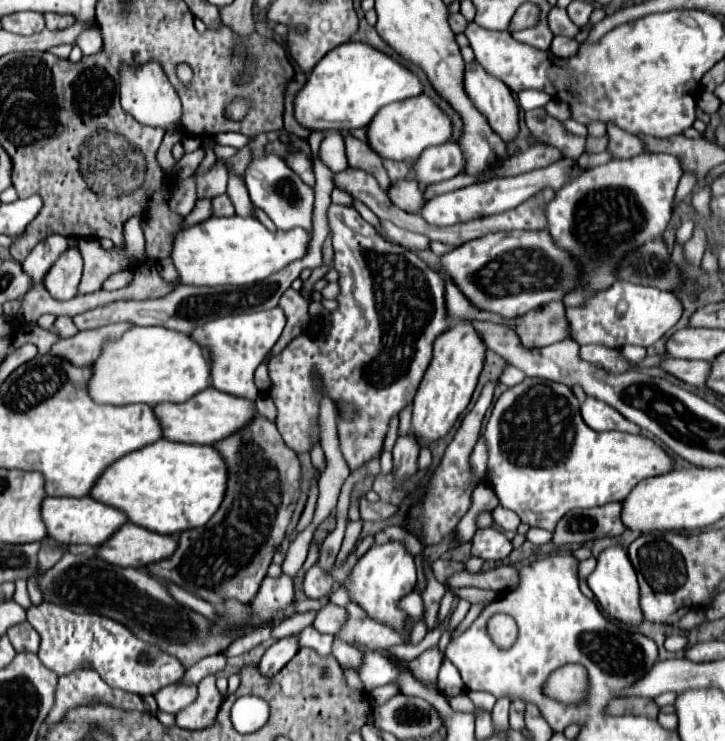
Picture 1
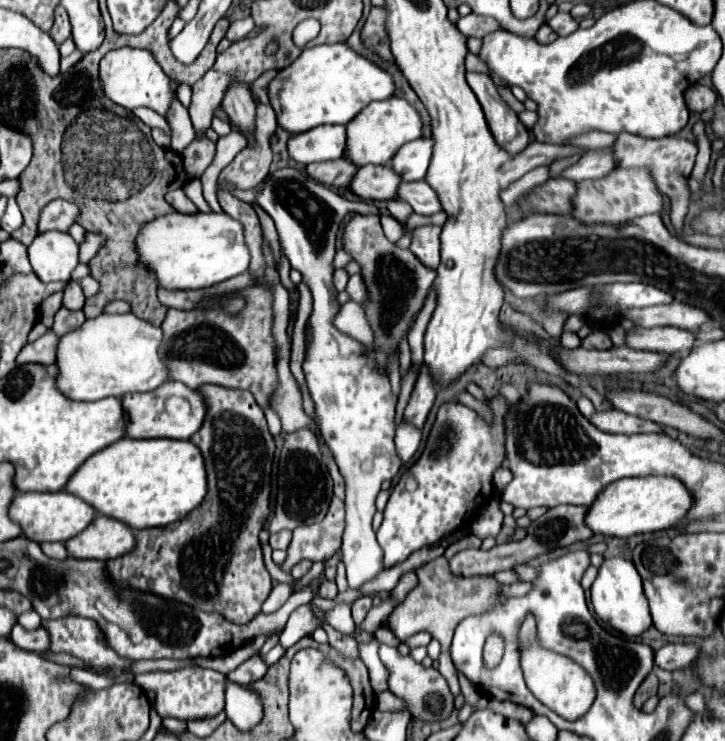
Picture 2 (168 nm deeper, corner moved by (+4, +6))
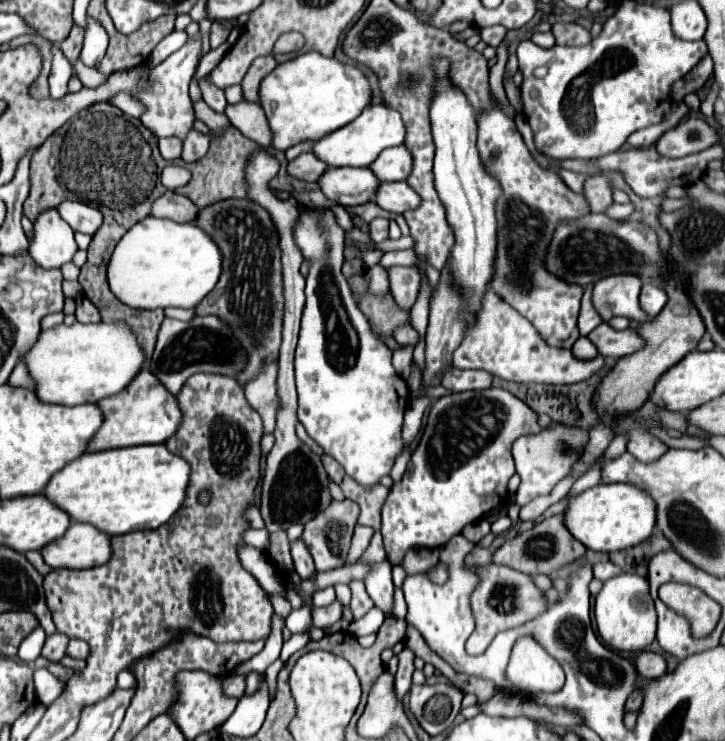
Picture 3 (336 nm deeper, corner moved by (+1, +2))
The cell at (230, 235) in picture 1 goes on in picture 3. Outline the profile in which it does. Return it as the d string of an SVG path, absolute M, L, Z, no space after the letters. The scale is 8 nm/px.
M148 216L118 242L110 266L110 290L132 308L194 308L212 292L222 274L222 252L196 224L180 224L168 218Z

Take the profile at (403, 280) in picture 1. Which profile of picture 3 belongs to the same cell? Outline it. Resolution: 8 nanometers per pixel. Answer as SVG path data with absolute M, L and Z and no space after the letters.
M374 218L368 224L368 228L370 228L370 238L374 242L382 242L389 237L389 220L386 220L386 218Z

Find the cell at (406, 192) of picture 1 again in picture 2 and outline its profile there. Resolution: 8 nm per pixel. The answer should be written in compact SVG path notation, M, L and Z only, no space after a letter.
M365 164L357 170L357 176L353 176L353 182L347 188L361 200L387 202L397 194L399 182L401 178L391 170L389 164L385 166Z

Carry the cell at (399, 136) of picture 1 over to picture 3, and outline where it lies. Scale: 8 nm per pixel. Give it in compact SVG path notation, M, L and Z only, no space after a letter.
M372 104L372 106L368 106L368 110L364 110L364 114L360 114L360 118L356 118L342 130L336 130L336 132L324 136L322 140L318 140L314 146L314 154L318 158L326 160L332 168L370 166L380 156L382 150L404 144L404 138L406 138L406 128L404 128L404 120L402 120L400 112L396 112L384 104Z

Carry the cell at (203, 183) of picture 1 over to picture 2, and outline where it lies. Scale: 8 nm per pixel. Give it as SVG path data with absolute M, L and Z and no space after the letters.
M201 136L195 138L181 154L183 154L185 170L193 176L201 176L215 158L215 144L207 136Z

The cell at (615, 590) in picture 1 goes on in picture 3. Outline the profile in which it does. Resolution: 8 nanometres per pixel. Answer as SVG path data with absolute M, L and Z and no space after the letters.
M622 572L606 580L594 600L594 618L602 640L612 648L624 652L644 650L656 638L656 610L648 594L646 578L632 572Z

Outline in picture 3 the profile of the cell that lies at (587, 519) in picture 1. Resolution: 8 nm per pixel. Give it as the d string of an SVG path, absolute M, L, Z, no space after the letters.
M564 512L556 514L540 524L536 524L534 528L518 534L516 538L504 542L492 556L494 564L502 564L508 566L512 570L524 572L524 574L550 574L554 570L558 570L560 566L574 562L576 558L580 558L586 552L586 546L582 542L578 542L570 530L564 524Z

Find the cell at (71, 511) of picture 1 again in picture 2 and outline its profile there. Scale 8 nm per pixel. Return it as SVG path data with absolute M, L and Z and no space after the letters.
M17 492L13 502L9 504L9 518L21 526L21 532L25 538L41 544L41 542L65 542L79 534L89 522L93 520L95 510L87 506L81 498L67 494L67 492L41 492L41 494L29 494L29 492Z

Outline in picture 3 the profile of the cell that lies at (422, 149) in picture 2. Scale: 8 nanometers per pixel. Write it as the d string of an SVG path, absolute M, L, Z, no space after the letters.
M394 146L390 150L384 150L384 154L376 158L376 164L372 164L372 172L380 178L380 182L400 182L408 180L412 166L412 152L406 146Z

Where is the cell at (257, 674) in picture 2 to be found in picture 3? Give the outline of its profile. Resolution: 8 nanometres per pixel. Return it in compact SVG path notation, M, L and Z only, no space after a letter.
M228 674L224 680L224 692L228 696L240 698L246 692L246 676L242 674Z

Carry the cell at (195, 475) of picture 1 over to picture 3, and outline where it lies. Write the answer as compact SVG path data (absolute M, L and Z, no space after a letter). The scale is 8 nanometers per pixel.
M164 444L88 452L84 454L84 458L78 458L76 462L60 470L60 474L52 478L44 494L48 494L48 498L52 498L56 506L64 506L64 510L68 510L68 514L72 514L72 518L76 518L78 522L88 522L110 536L118 536L134 530L154 530L166 524L186 500L190 472L190 464L182 456L172 454Z

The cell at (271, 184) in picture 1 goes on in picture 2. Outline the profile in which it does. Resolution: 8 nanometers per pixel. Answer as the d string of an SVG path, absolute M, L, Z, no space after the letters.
M283 168L271 174L271 180L257 196L257 204L275 220L281 248L289 258L291 268L303 274L303 282L313 296L313 310L307 320L309 340L305 344L303 372L321 434L335 456L341 476L345 478L347 526L341 552L349 588L359 588L383 570L381 548L371 528L375 498L381 484L391 480L403 462L393 444L397 396L393 394L389 380L381 370L377 370L377 366L373 366L373 362L369 362L369 358L365 358L365 344L337 330L333 324L341 310L337 290L333 286L333 258L337 252L339 226L347 212L377 216L381 212L375 202L349 202L295 168Z

